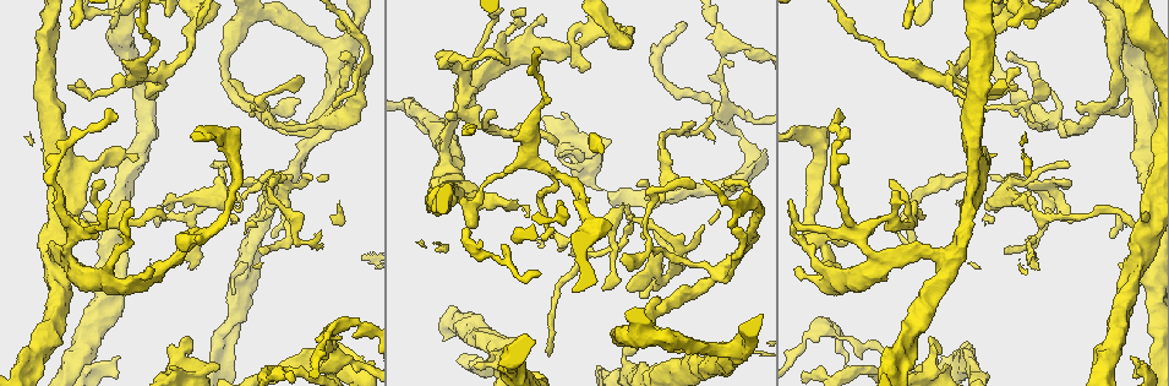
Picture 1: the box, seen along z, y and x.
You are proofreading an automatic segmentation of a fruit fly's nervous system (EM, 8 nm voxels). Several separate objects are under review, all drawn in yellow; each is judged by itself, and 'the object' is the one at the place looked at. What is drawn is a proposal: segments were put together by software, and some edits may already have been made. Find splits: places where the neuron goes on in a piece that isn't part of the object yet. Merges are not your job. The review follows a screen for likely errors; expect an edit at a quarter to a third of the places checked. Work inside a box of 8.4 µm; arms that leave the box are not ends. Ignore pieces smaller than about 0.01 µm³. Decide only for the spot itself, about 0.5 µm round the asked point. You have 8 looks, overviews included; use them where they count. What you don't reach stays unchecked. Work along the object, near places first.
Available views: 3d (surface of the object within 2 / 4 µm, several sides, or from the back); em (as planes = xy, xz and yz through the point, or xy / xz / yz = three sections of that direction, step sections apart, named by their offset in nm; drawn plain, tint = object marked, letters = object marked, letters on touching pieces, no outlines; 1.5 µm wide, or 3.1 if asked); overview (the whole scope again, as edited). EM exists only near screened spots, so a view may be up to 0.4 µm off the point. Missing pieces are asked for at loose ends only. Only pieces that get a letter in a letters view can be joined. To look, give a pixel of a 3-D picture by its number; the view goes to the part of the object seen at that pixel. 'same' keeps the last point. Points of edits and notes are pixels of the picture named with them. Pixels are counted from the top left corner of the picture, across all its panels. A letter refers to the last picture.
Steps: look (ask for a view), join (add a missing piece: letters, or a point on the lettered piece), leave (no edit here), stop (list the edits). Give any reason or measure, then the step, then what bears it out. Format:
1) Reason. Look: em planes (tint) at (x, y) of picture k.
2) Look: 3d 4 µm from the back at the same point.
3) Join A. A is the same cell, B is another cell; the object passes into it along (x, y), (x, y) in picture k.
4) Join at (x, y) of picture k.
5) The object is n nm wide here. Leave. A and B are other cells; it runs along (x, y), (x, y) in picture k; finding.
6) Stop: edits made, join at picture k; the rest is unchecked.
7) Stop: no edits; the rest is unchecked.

Free end. Look: 3d 4 µm at (1078, 101) of picture 1.

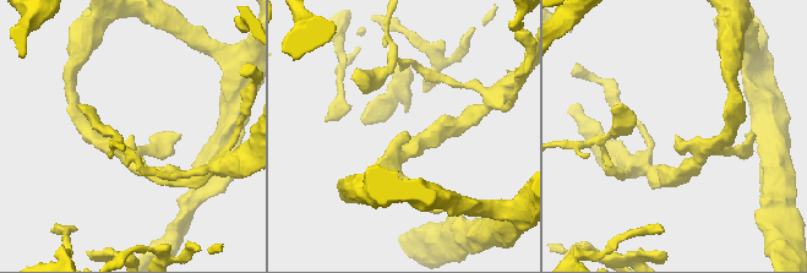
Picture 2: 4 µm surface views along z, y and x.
The arms are 200, 220 nm wide; now the EM. Look: em planes (plain) at (675, 136) of picture 2.

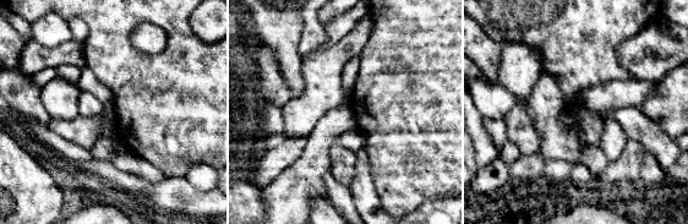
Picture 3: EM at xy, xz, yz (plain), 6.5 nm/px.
What lies round it. Look: em planes (letters) at the same point.

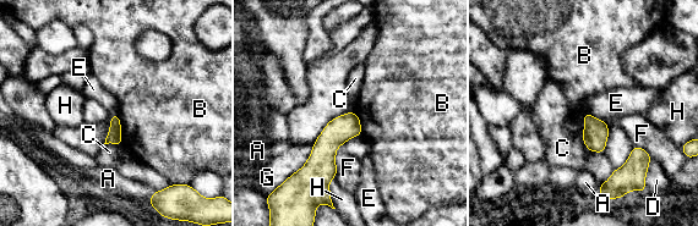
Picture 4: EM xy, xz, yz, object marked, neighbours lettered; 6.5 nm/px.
The longest contact is with G, 240 nm. Leave. A, B, C, D, E, F, G and H are other cells; a border runs along (115, 112), (124, 143) in picture 4; none of them fits.

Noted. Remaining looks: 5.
Thin end. Look: 3d 2 µm at (253, 218) of picture 1.

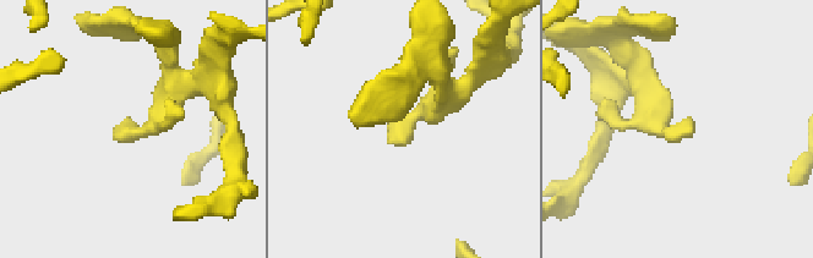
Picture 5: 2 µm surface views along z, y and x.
Shape alone is not enough. Look: em planes (letters) at (694, 130) of picture 5.

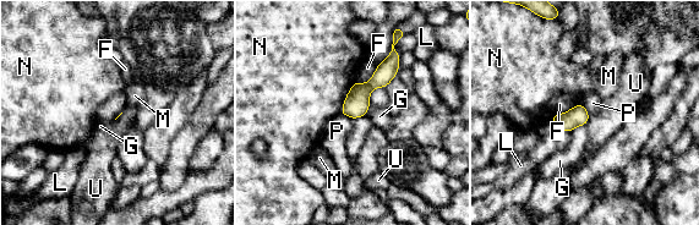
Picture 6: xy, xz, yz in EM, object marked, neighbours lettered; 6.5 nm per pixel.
The longest contact is with N, 240 nm. Leave. F, G, L, M, N, P and U are other cells; a border runs along (366, 114), (353, 120) in picture 6; no lettered piece goes on from it.

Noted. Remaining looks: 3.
Free end. Look: em planes (letters) at (157, 224) of picture 1.

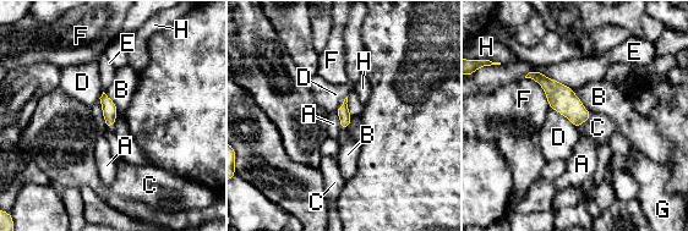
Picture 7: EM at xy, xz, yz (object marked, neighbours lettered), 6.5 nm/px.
Join C. C is the same cell, A, B, D, E, F, G and H are other cells; the object passes into it along (561, 98), (584, 120), (598, 127) in picture 7; it goes on there.

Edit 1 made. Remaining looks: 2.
Stop: edits made, join at picture 7; the rest is unchecked.

